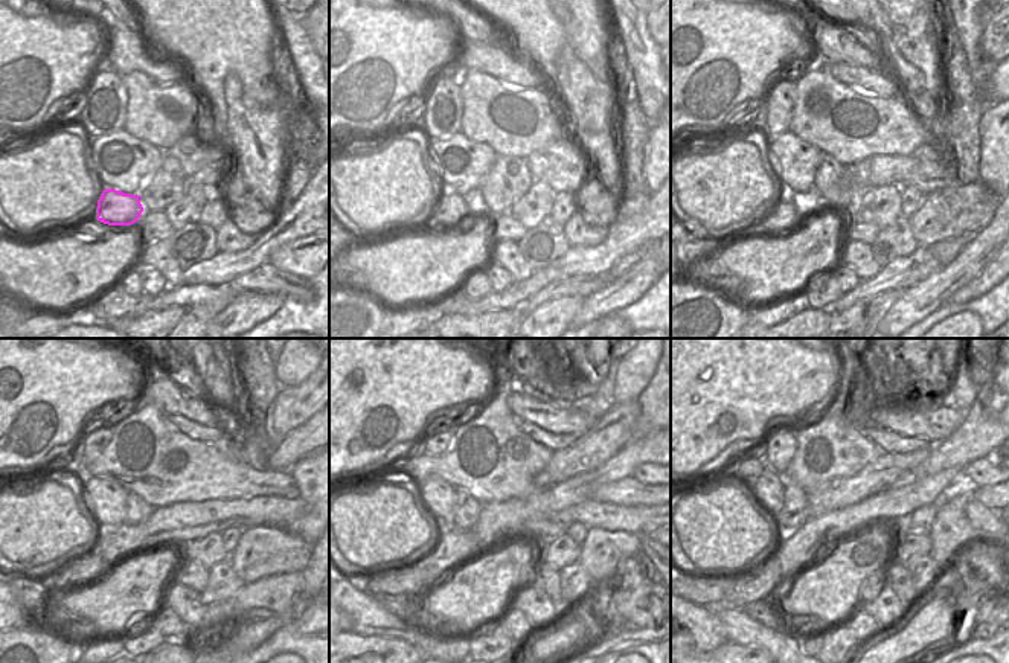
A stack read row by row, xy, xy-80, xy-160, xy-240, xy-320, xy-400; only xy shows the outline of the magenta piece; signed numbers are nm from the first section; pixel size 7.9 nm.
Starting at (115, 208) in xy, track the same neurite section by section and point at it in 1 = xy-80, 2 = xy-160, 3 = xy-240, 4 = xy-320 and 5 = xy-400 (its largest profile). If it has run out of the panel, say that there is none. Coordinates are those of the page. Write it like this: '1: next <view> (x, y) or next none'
1: next xy-80 (451, 209)
2: next xy-160 (785, 214)
3: next xy-240 (89, 567)
4: next xy-320 (397, 581)
5: next xy-400 (701, 589)

